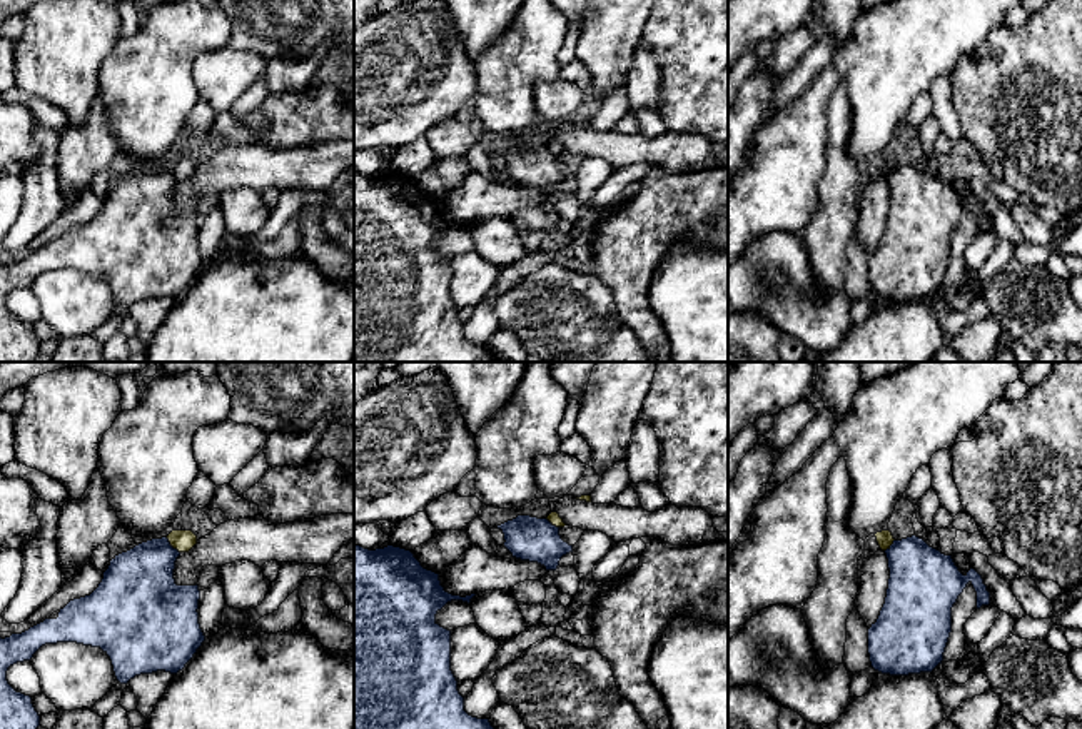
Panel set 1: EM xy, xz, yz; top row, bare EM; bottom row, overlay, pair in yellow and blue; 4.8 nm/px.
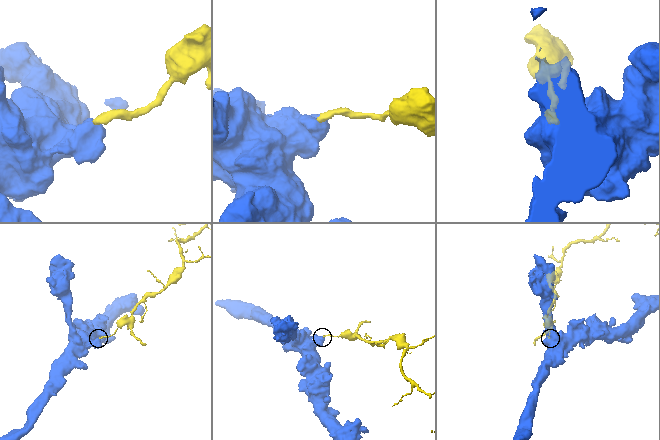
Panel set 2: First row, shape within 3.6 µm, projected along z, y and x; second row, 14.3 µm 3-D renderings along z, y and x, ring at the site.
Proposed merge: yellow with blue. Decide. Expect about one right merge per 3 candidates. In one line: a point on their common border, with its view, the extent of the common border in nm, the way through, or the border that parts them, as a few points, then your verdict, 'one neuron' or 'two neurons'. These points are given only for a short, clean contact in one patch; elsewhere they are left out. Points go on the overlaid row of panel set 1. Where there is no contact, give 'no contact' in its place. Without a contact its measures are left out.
meets yellow in xy at (172, 546); contact 100 nm long; border along xy (166, 537), (179, 553); two neurons

